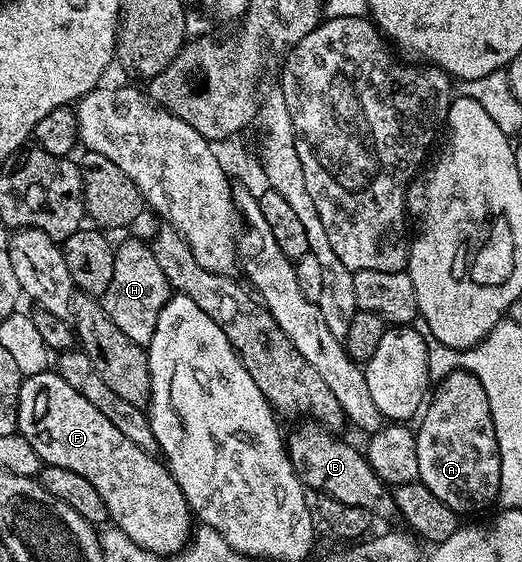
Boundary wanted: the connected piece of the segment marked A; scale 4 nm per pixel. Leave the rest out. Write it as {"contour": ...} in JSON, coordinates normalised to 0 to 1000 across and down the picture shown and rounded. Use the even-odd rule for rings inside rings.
{"contour":[[[870,658],[841,674],[837,687],[843,689],[837,690],[835,703],[830,708],[826,703],[803,746],[805,765],[795,767],[805,842],[801,854],[816,868],[824,868],[824,875],[831,875],[831,883],[839,883],[847,897],[874,909],[875,916],[889,918],[902,907],[920,907],[943,891],[952,891],[958,875],[958,799],[950,788],[950,763],[943,753],[935,706],[910,667],[898,665],[895,658]]]}

